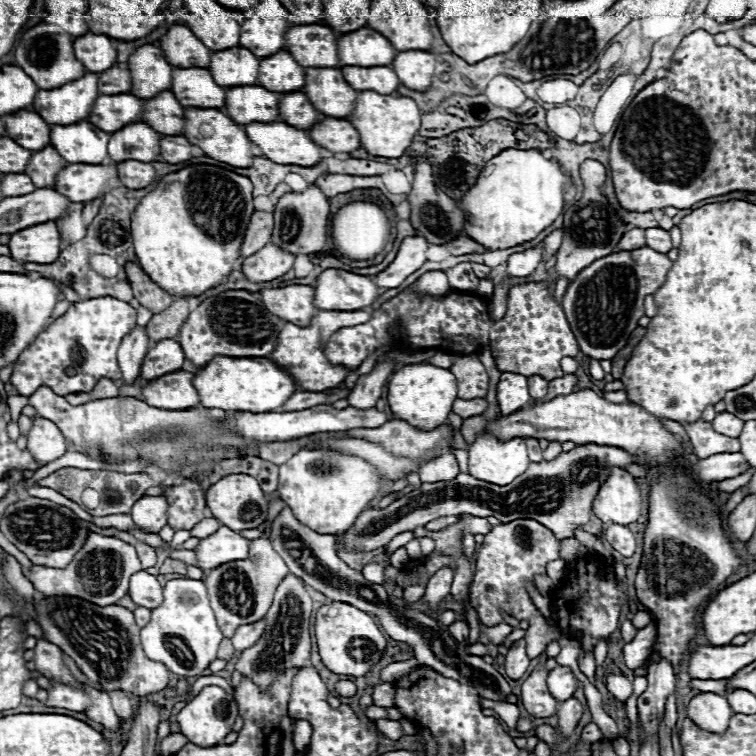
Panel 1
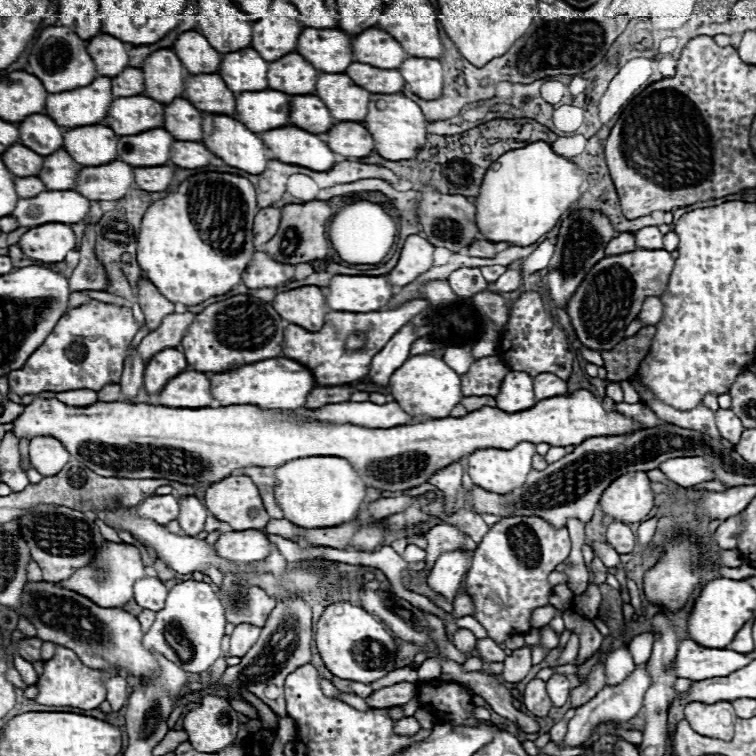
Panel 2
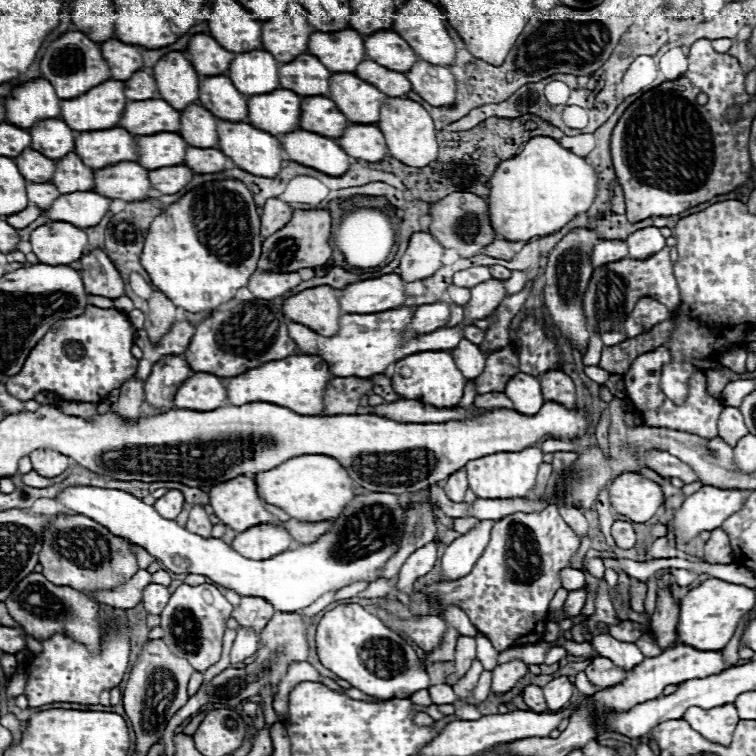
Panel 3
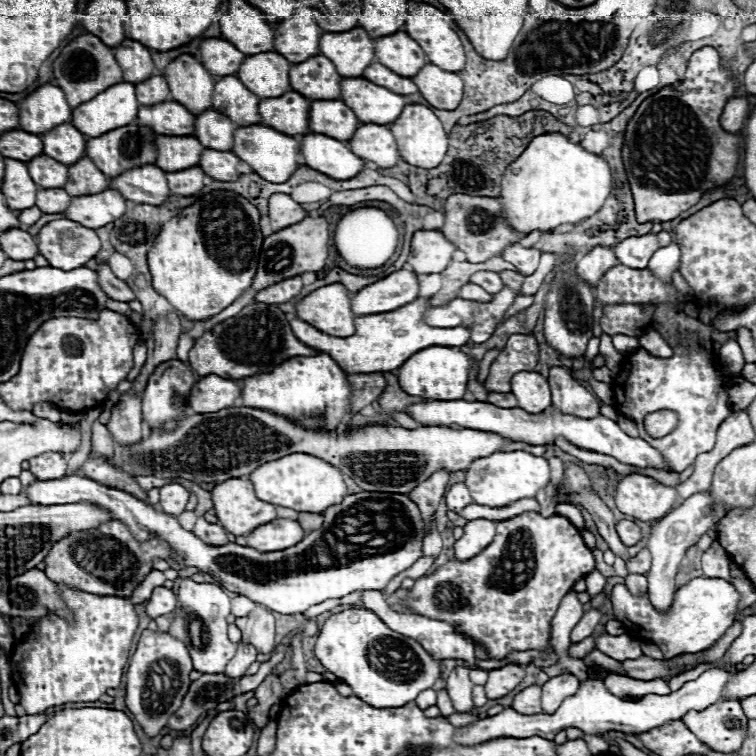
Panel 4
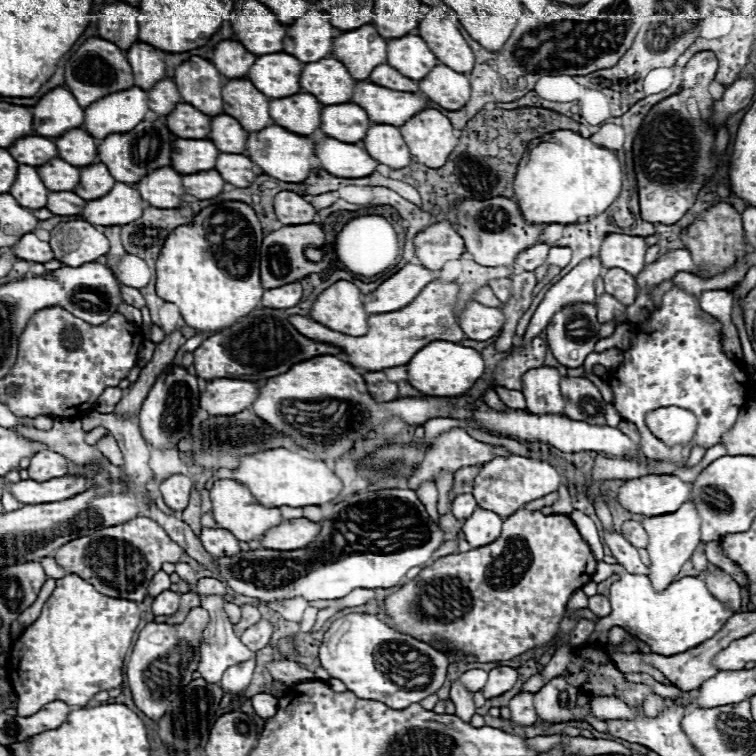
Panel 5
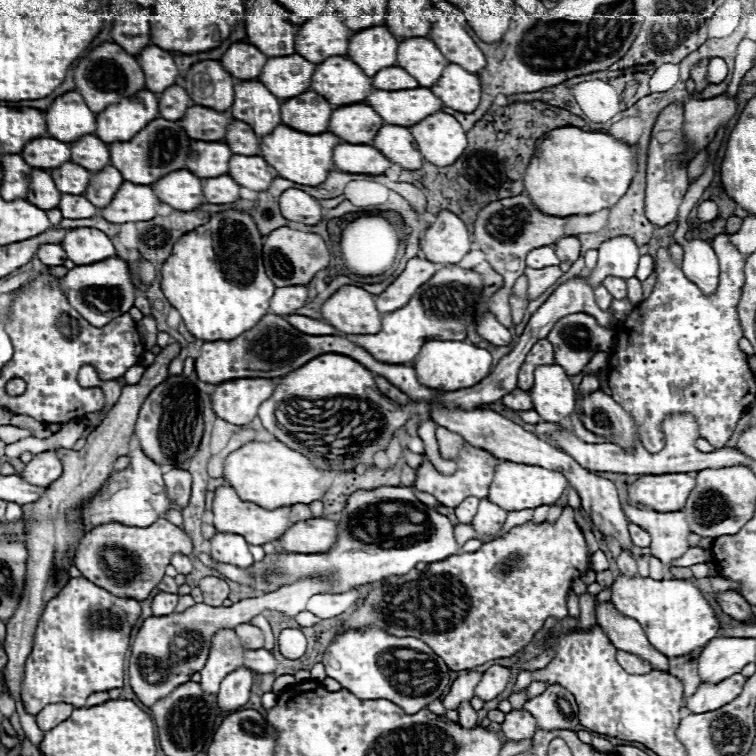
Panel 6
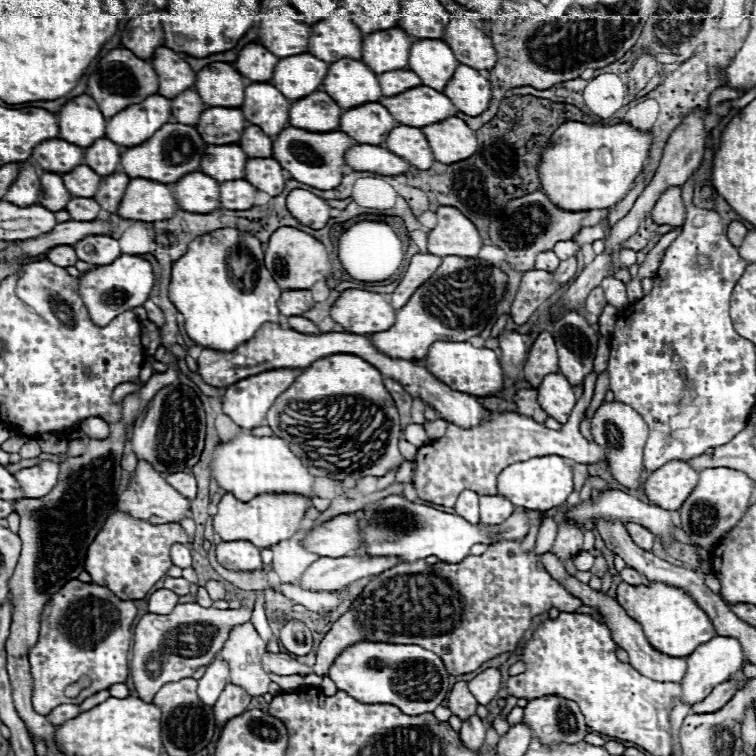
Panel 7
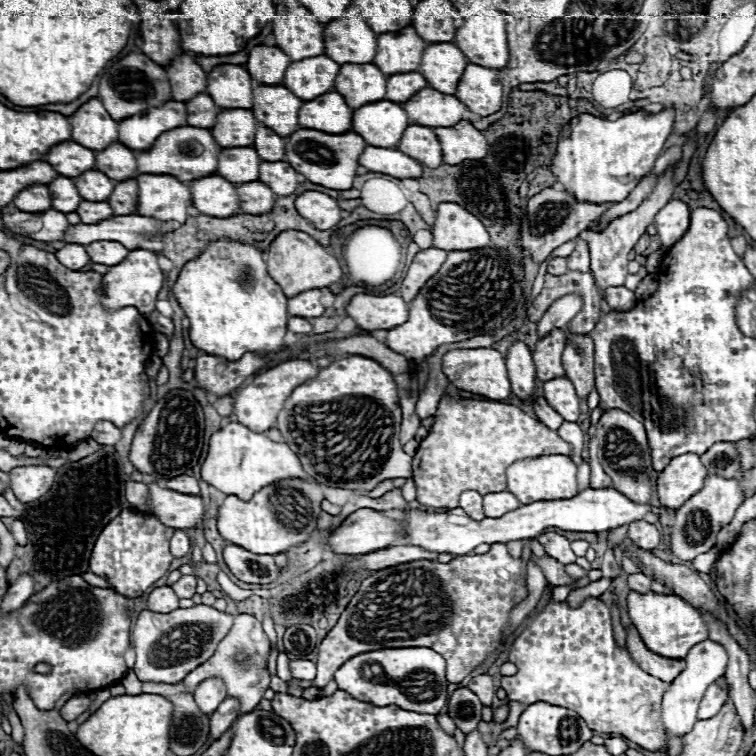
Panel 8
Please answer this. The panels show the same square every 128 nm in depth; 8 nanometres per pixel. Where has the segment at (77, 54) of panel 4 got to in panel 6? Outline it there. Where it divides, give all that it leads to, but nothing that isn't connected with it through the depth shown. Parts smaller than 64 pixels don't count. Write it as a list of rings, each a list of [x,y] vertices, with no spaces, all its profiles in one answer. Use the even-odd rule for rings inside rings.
[[[104,42],[98,48],[92,48],[84,58],[78,60],[74,68],[76,92],[82,94],[92,112],[102,112],[106,106],[116,104],[124,96],[134,96],[138,90],[144,90],[144,72],[138,66],[136,58],[124,52],[118,44]]]

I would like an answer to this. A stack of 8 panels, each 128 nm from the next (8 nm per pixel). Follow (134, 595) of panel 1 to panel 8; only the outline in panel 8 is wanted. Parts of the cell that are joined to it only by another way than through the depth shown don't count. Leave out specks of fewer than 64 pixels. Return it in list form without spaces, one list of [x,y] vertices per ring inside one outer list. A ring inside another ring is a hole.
[[[162,586],[162,588],[152,590],[152,594],[148,596],[148,610],[166,614],[166,612],[172,612],[178,608],[178,600],[180,598],[172,592],[170,586]]]

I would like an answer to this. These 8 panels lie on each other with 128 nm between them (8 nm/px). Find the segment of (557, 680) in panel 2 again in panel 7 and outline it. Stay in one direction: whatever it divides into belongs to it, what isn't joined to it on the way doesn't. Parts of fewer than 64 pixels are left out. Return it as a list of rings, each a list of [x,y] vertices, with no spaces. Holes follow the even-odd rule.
[[[542,696],[530,700],[524,708],[524,724],[532,728],[532,734],[552,746],[552,744],[576,744],[584,740],[590,728],[584,724],[584,716],[574,700],[562,696]]]

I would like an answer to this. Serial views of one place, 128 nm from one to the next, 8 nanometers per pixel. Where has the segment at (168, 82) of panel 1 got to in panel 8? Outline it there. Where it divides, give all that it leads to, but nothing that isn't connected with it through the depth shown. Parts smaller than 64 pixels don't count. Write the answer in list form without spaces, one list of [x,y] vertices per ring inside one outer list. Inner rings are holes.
[[[218,64],[208,72],[206,94],[220,108],[252,108],[252,88],[254,80],[244,66]]]

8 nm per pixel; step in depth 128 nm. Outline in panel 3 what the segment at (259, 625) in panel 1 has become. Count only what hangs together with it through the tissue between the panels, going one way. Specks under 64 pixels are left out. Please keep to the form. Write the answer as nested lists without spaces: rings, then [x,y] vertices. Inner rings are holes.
[[[240,628],[230,652],[230,660],[236,662],[244,662],[246,658],[250,658],[258,648],[258,634],[252,628]]]

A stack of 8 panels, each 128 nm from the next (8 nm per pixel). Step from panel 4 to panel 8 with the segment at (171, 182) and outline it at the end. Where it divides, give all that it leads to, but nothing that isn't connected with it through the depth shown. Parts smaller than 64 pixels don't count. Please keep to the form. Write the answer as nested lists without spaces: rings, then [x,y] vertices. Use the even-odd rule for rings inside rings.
[[[248,182],[248,184],[238,184],[236,194],[240,198],[240,210],[244,214],[266,214],[272,210],[276,194],[262,182]]]

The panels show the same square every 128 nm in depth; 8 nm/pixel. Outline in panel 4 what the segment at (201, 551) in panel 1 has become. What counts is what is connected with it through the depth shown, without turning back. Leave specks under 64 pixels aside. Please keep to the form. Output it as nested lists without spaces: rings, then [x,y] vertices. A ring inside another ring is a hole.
[[[278,518],[272,524],[262,524],[260,528],[252,530],[248,536],[248,548],[258,552],[276,552],[298,544],[304,538],[304,530],[296,520]]]

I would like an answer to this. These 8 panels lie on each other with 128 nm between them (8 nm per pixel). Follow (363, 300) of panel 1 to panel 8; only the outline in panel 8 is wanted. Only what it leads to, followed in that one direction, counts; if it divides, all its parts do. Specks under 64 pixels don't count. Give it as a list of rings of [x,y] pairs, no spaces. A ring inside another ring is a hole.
[[[428,248],[428,250],[420,250],[414,256],[414,262],[410,264],[404,282],[400,286],[400,296],[404,302],[412,302],[414,296],[418,294],[418,290],[442,268],[446,260],[446,250],[440,248]]]

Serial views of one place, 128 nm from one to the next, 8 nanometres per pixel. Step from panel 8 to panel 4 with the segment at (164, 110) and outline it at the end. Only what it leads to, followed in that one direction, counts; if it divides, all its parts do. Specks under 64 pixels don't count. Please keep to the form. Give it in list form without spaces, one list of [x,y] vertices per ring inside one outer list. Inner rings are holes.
[[[120,82],[100,92],[100,96],[76,106],[72,110],[72,126],[88,138],[98,138],[110,130],[134,122],[138,106],[134,86]]]

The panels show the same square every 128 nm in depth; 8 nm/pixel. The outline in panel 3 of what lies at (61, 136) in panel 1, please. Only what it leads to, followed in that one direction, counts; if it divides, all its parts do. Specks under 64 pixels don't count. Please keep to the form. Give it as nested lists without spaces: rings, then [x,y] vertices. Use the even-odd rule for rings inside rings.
[[[118,126],[108,130],[78,132],[74,138],[74,152],[92,170],[138,158],[134,150],[134,136]]]

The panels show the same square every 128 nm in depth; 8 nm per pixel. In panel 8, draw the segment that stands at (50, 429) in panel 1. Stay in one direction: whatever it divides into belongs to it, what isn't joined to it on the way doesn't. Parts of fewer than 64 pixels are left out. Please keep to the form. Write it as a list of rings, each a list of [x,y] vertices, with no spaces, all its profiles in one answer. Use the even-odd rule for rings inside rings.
[[[18,466],[10,470],[10,488],[20,502],[32,502],[50,490],[54,476],[50,466]]]

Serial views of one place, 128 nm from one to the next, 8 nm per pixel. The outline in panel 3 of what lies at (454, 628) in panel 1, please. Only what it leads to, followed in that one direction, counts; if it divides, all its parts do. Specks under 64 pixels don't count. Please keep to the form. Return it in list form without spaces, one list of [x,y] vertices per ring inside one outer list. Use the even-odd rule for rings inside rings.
[[[460,636],[458,638],[458,644],[456,644],[456,670],[454,674],[458,678],[462,678],[466,674],[466,670],[470,668],[470,664],[474,662],[476,658],[476,640],[472,636]]]

